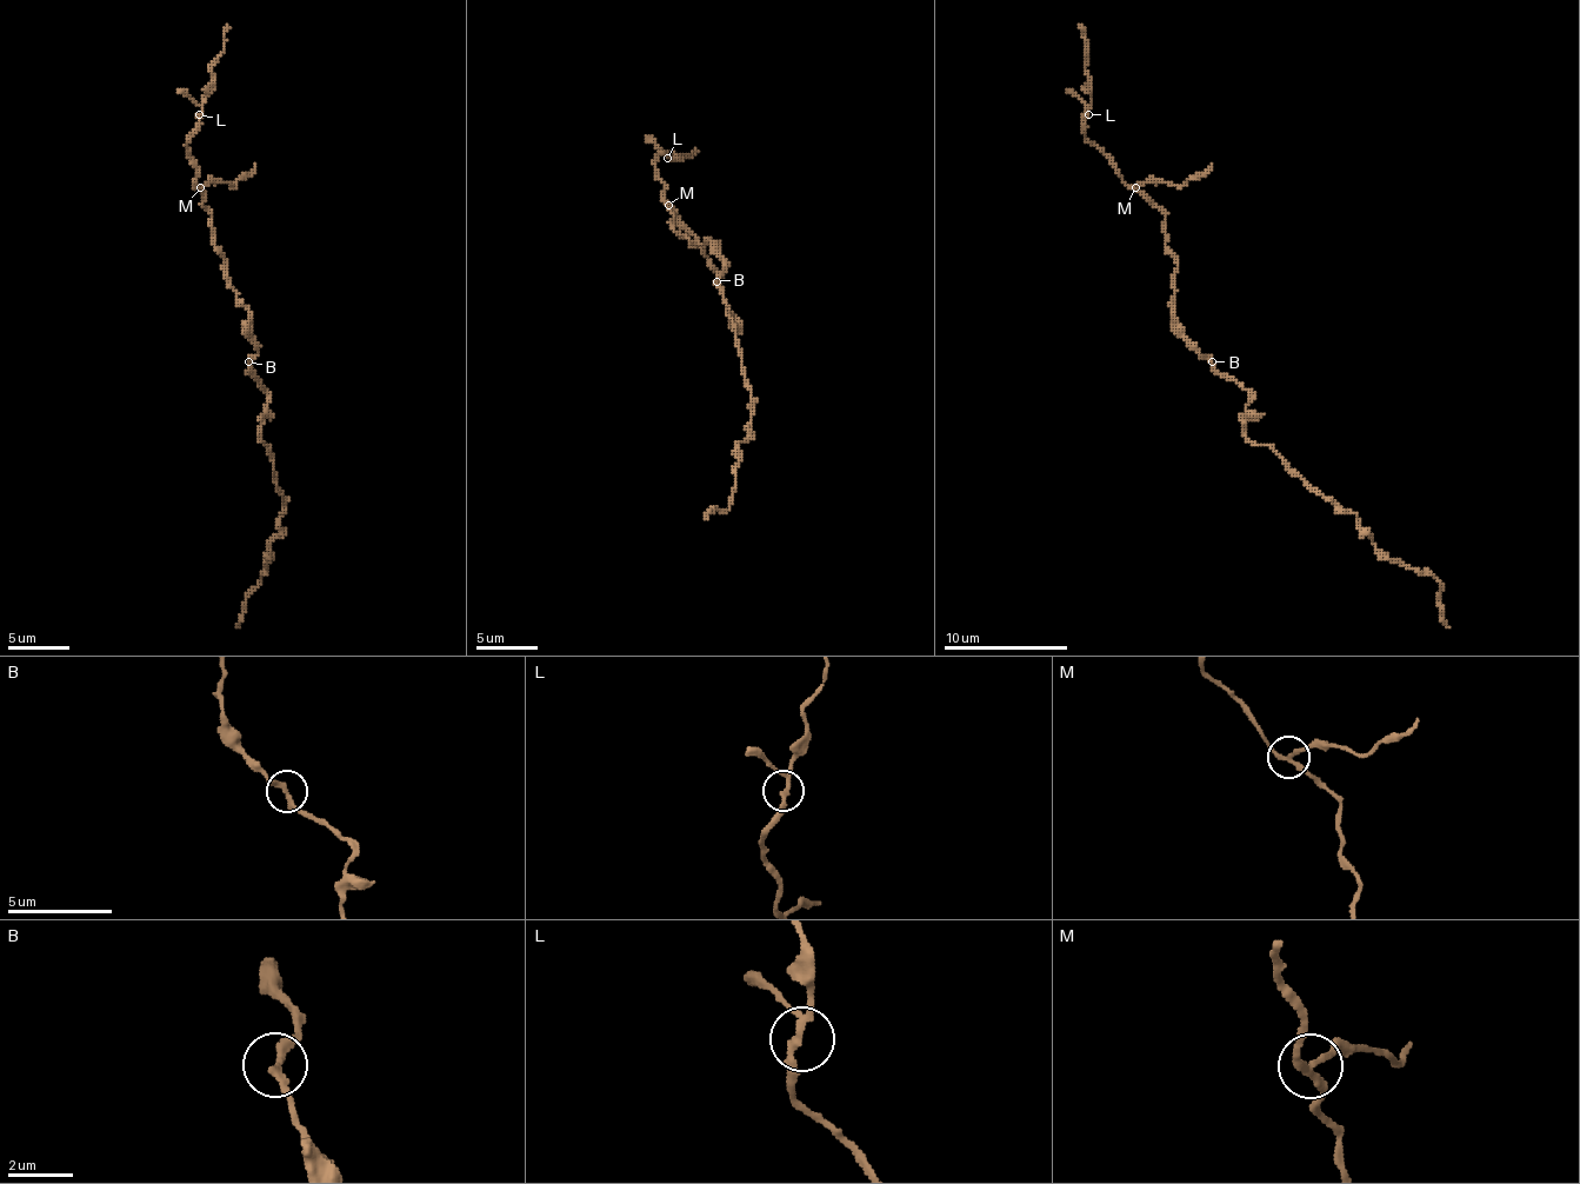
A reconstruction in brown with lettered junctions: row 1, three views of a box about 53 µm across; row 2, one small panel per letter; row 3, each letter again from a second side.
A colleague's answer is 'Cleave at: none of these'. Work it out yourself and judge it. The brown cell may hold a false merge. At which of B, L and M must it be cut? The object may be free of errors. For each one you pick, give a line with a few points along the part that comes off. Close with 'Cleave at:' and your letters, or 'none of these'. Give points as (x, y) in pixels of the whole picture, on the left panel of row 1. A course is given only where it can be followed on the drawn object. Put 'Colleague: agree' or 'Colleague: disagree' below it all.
M: Course of the part to remove: (199, 188), (208, 183), (233, 185), (255, 164)
Cleave at: M
Colleague: disagree

